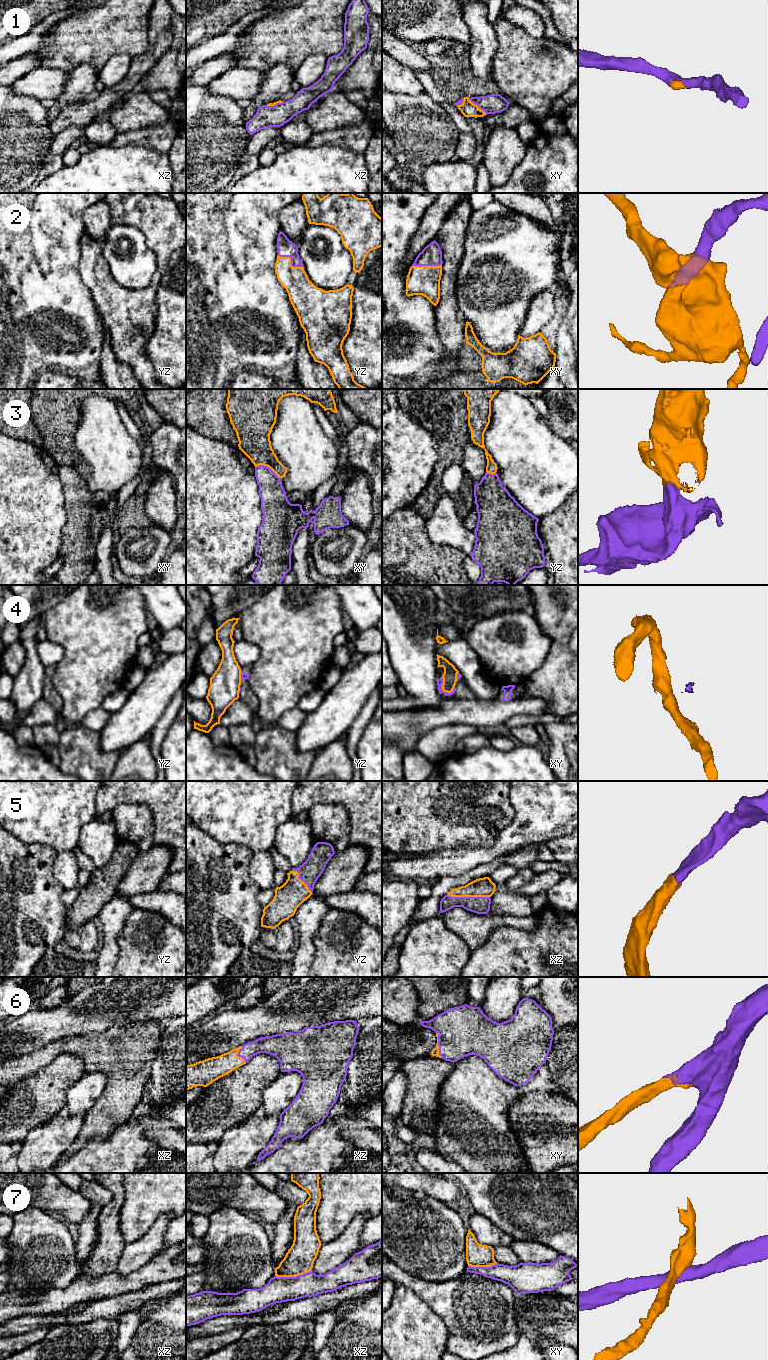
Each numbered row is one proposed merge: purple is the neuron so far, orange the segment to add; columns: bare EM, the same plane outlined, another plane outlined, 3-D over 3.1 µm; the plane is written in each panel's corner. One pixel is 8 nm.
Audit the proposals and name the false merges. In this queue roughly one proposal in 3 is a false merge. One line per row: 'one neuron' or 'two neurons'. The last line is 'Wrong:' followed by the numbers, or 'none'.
1: one neuron
2: one neuron
3: two neurons
4: two neurons
5: one neuron
6: one neuron
7: one neuron
Wrong: 3, 4

